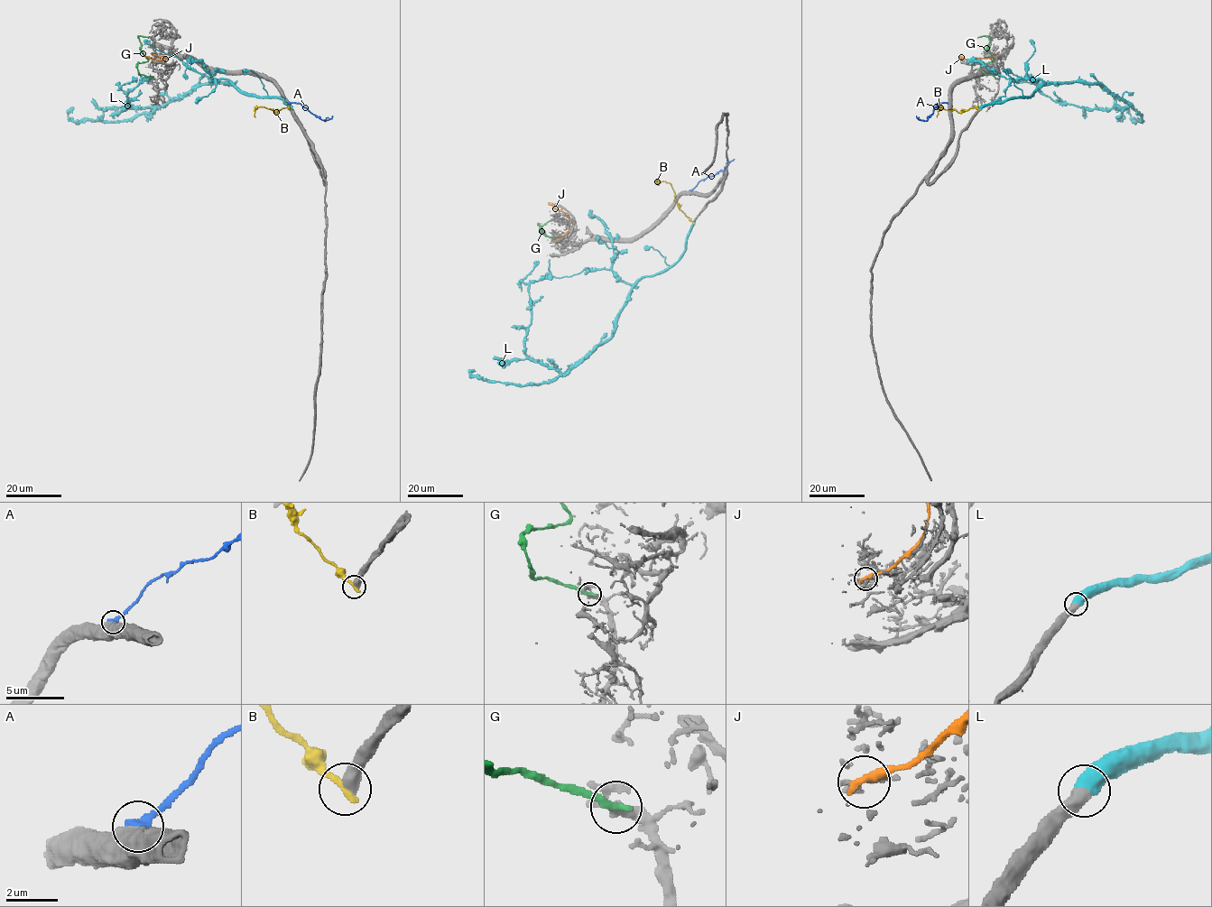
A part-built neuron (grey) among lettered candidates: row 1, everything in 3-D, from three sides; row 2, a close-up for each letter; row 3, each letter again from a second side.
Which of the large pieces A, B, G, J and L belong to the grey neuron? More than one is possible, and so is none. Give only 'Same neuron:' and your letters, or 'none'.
Same neuron: L

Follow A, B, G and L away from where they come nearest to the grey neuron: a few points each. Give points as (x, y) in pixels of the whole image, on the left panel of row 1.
A: (289, 104), (299, 103), (324, 121), (333, 115)
B: (291, 109), (282, 107), (274, 113), (273, 109), (259, 106), (255, 109), (255, 117)
G: (152, 78), (139, 74), (137, 69), (138, 63), (147, 60), (141, 50), (138, 36), (148, 38)
L: (292, 109), (280, 98), (216, 82), (196, 83), (161, 106), (124, 109), (127, 94), (147, 83)

